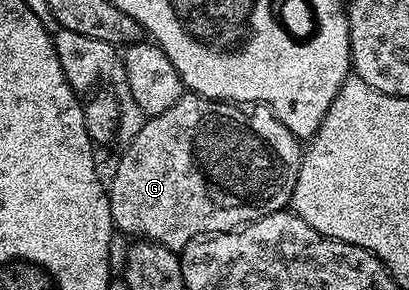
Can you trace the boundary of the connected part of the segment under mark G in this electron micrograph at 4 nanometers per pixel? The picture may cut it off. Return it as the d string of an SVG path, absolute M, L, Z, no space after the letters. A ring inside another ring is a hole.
M189 91L183 92L182 97L176 99L176 103L172 103L172 107L168 107L168 111L149 118L144 123L144 127L140 127L140 135L136 135L136 139L128 142L123 149L126 150L123 151L122 158L119 159L118 166L115 167L110 181L108 177L108 196L115 230L119 234L127 233L130 239L155 241L156 244L175 251L185 249L189 241L196 241L199 237L216 233L231 233L234 229L241 229L242 226L248 225L264 215L283 212L289 206L290 196L296 187L294 169L300 171L304 152L299 138L294 137L292 131L288 131L288 127L284 127L284 123L280 123L274 110L269 109L267 105L259 105L252 101L241 103L209 101L207 97L201 97L200 94Z

